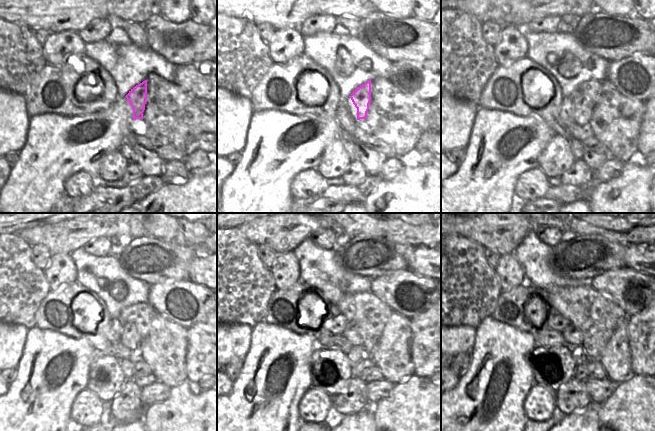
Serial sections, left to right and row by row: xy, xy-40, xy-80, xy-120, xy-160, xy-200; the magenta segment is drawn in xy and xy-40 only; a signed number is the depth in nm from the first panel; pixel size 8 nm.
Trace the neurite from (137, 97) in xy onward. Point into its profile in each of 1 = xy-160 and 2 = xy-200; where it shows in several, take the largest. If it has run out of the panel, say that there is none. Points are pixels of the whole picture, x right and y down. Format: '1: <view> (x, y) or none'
1: xy-160 (351, 333)
2: xy-200 (572, 335)

